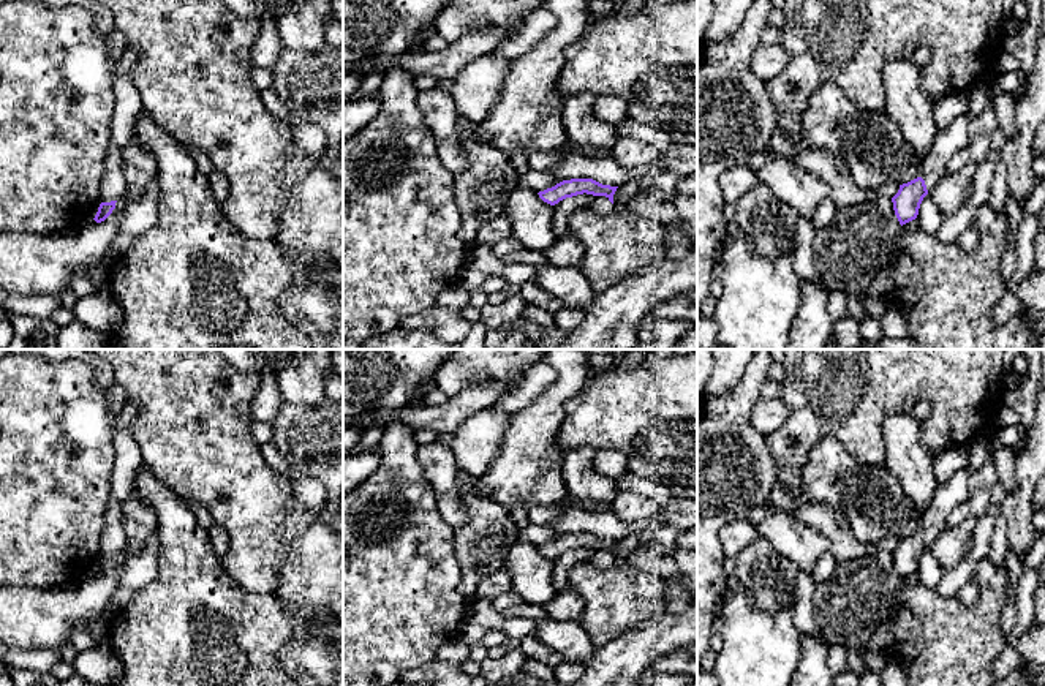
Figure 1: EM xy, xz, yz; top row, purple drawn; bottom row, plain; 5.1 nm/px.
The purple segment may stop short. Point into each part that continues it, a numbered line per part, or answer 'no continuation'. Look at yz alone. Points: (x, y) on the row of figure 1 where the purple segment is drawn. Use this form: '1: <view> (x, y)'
1: yz (955, 138)

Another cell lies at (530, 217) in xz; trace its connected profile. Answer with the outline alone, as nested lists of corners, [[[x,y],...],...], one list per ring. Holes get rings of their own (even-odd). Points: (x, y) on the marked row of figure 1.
[[[517,187],[503,213],[509,218],[512,237],[523,248],[544,253],[555,243],[553,205],[544,202],[538,191]]]

